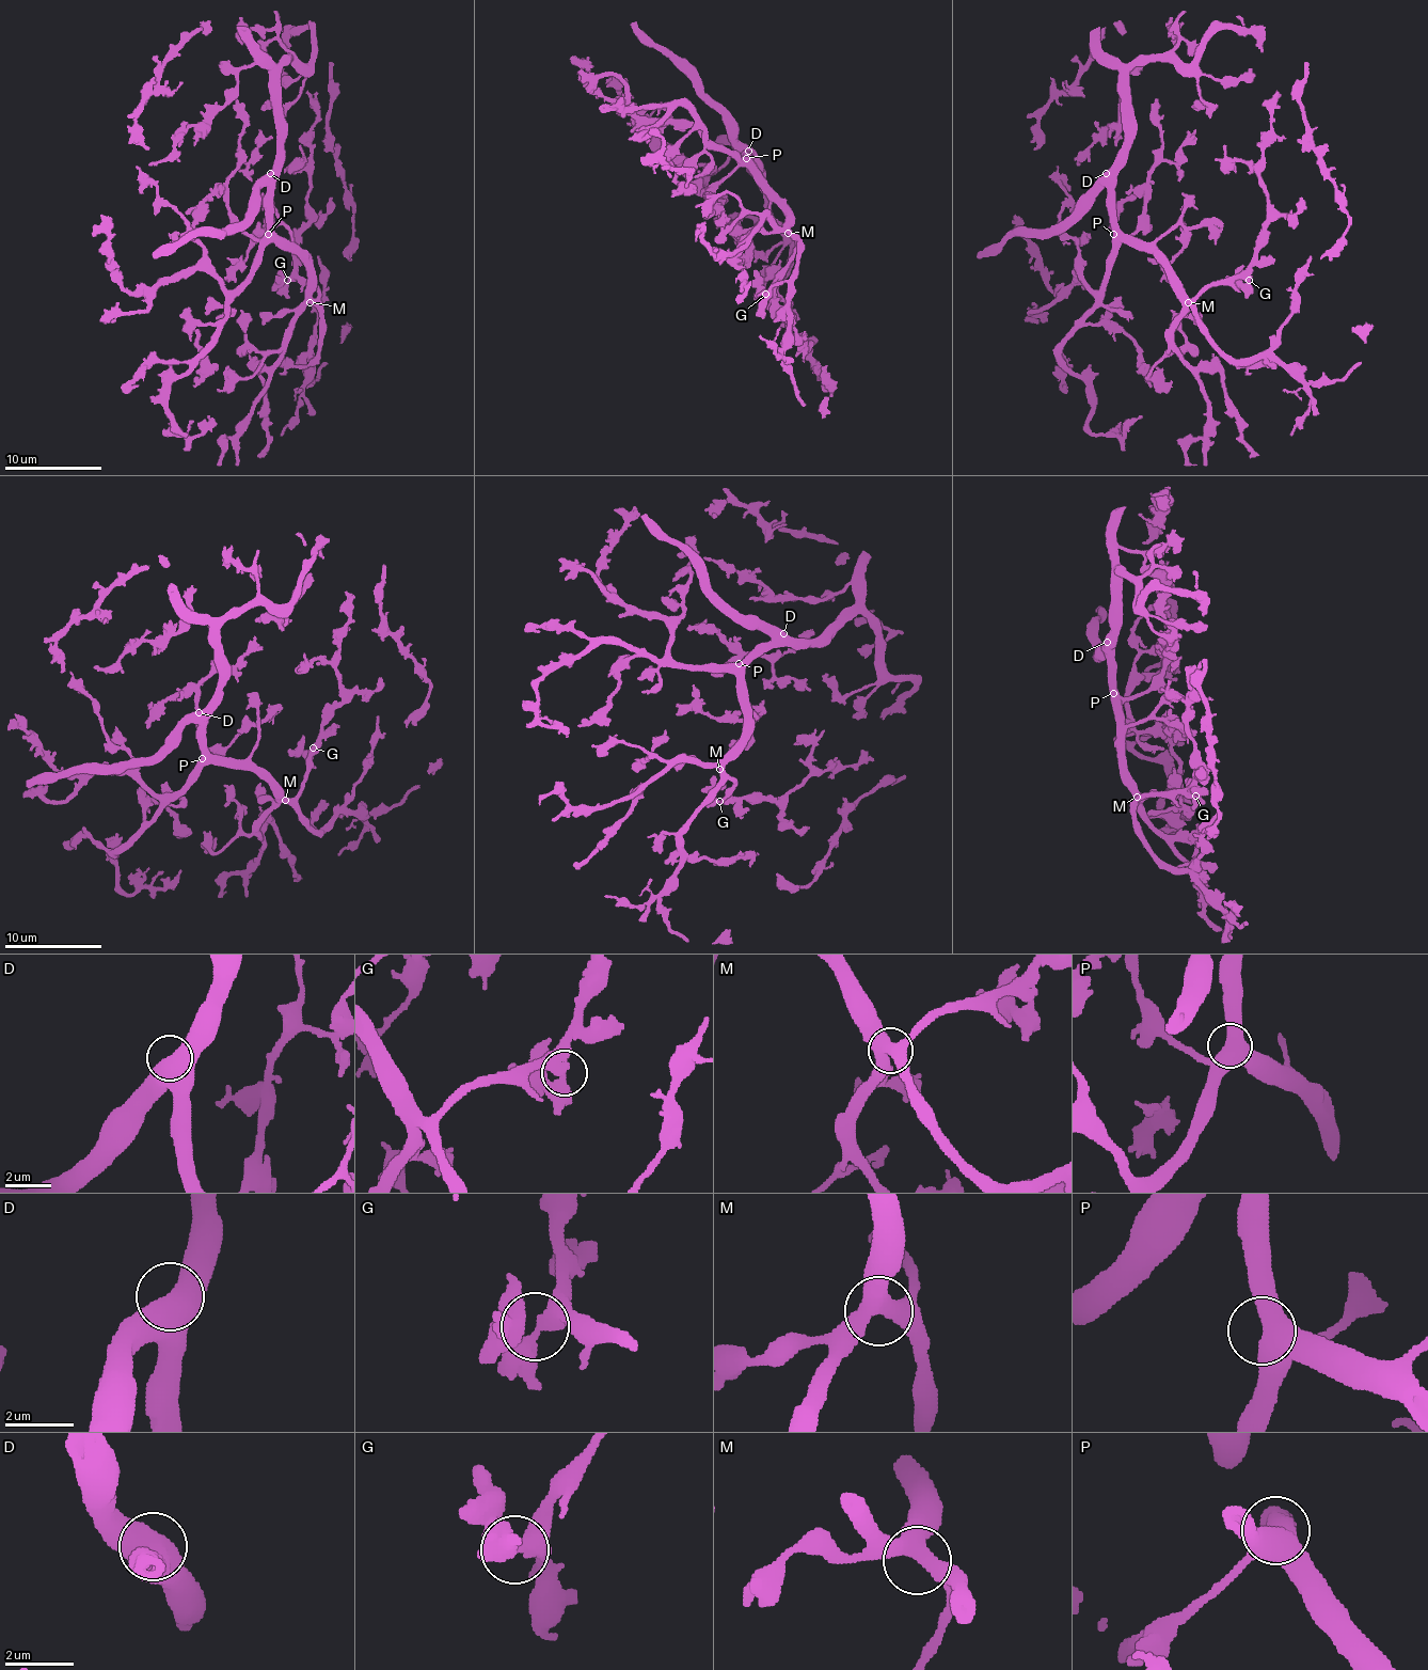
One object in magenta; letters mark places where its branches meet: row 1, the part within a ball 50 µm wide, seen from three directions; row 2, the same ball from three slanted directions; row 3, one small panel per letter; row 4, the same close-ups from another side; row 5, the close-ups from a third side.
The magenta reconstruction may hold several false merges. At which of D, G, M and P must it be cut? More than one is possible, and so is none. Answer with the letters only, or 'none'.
none

